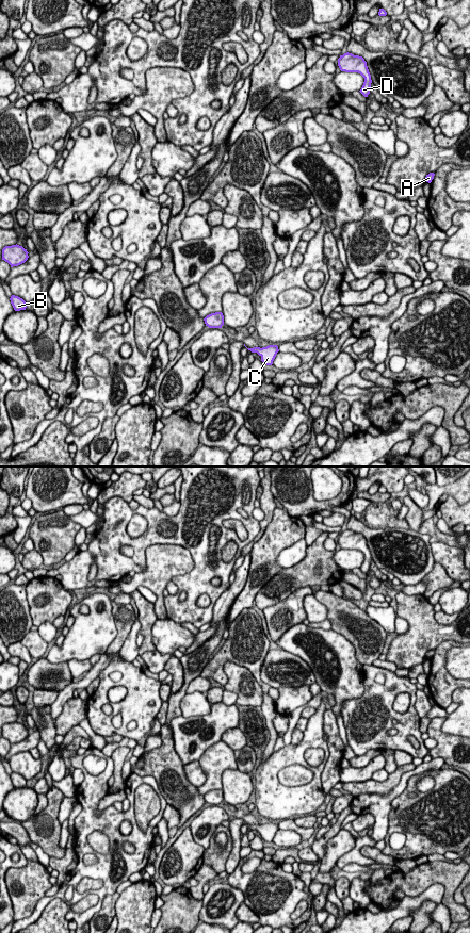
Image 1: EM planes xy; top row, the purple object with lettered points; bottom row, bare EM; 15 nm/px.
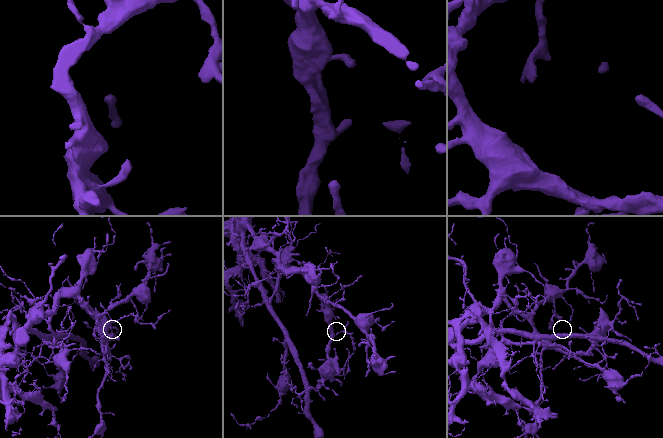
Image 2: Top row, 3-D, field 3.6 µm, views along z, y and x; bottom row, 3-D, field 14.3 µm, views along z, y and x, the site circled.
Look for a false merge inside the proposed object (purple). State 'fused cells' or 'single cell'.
single cell

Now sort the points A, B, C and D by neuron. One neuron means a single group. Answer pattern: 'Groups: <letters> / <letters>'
Groups: A B C D

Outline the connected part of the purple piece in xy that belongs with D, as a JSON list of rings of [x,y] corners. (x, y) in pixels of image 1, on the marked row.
[[[346,52],[338,59],[338,66],[341,71],[358,72],[364,78],[363,85],[359,92],[364,97],[368,97],[370,94],[372,80],[364,59],[362,56]]]

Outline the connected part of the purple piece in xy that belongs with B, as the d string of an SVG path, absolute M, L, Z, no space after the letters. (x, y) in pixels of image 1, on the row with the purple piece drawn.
M12 295L10 300L15 311L26 310L27 302L22 298Z

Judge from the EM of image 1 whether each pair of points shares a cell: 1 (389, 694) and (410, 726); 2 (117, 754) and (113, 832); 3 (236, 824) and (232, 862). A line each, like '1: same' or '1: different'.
1: same
2: different
3: same

